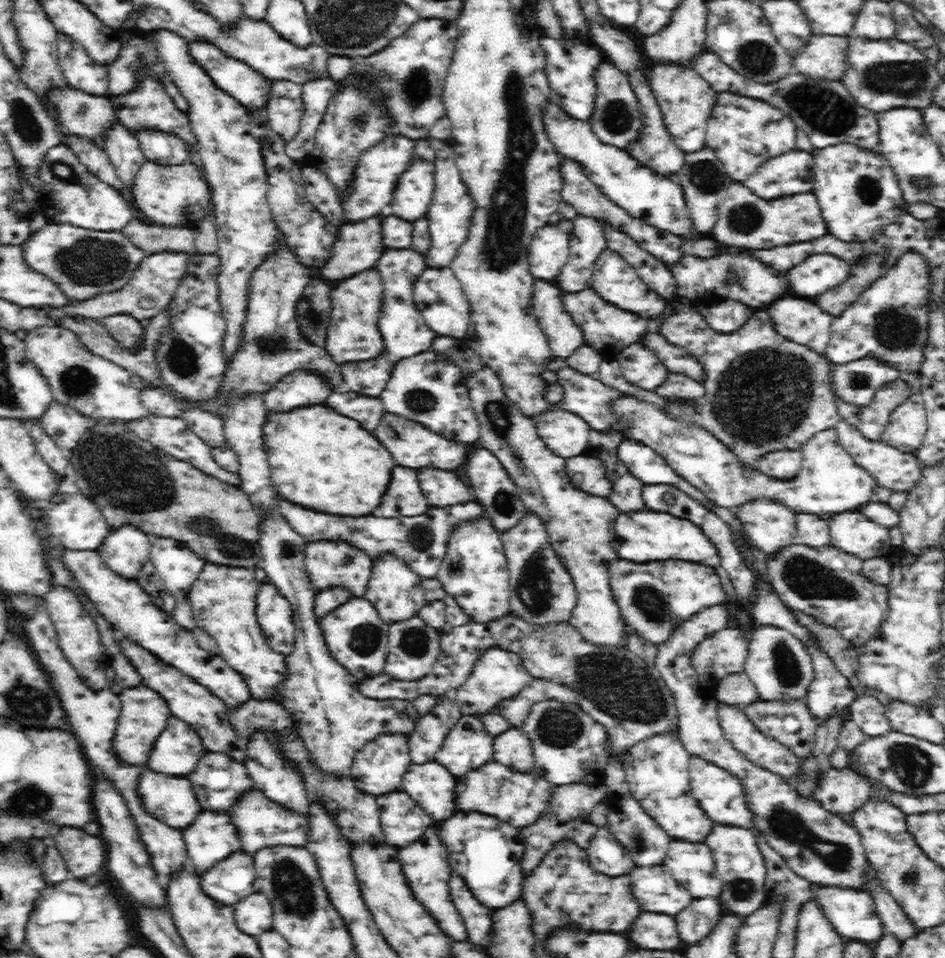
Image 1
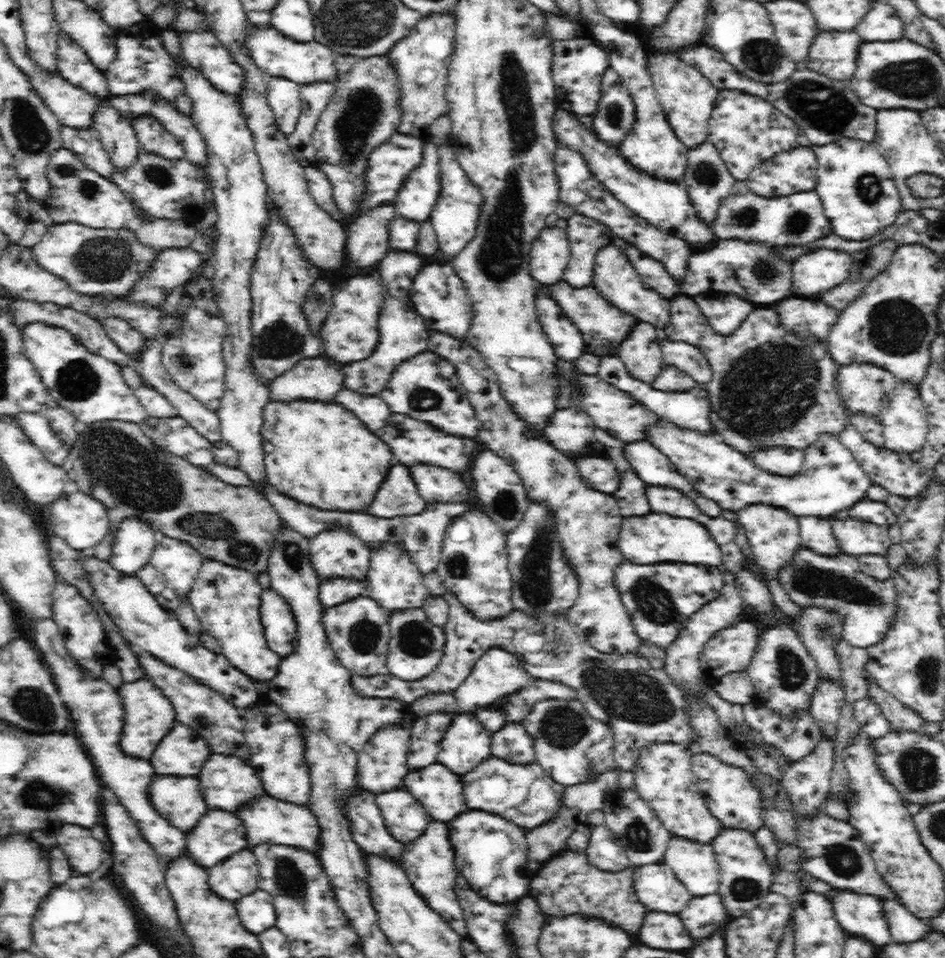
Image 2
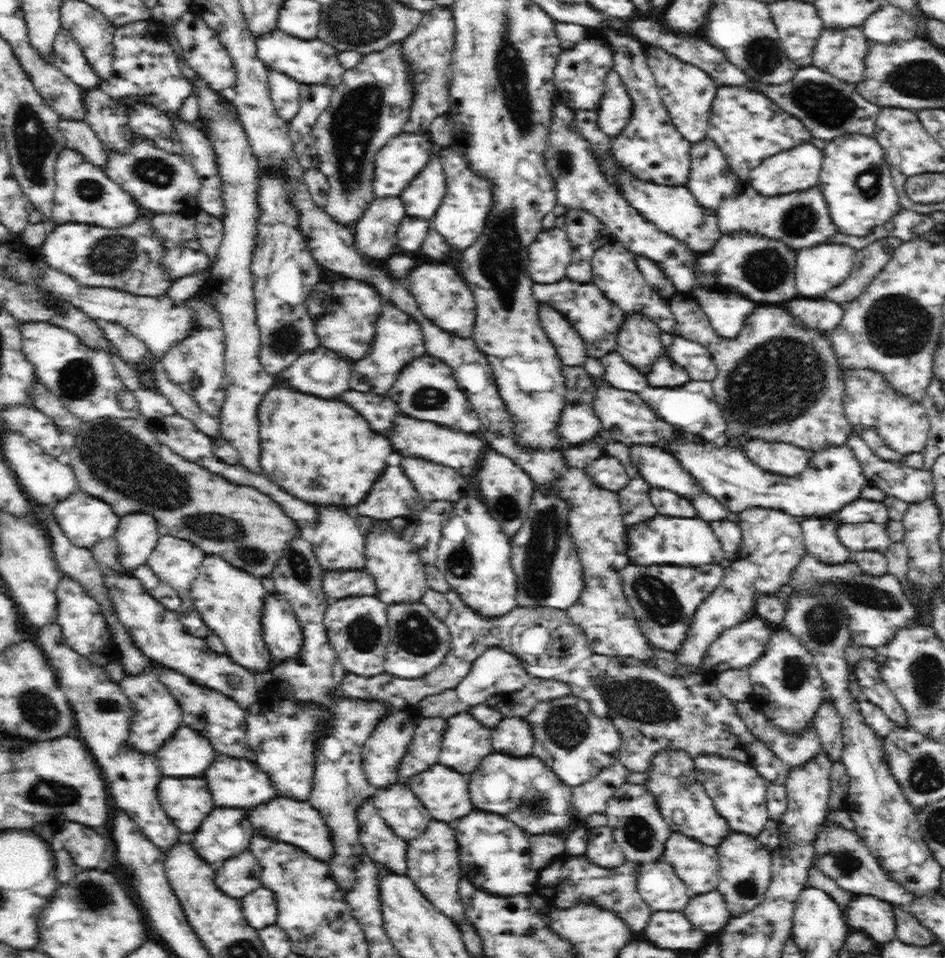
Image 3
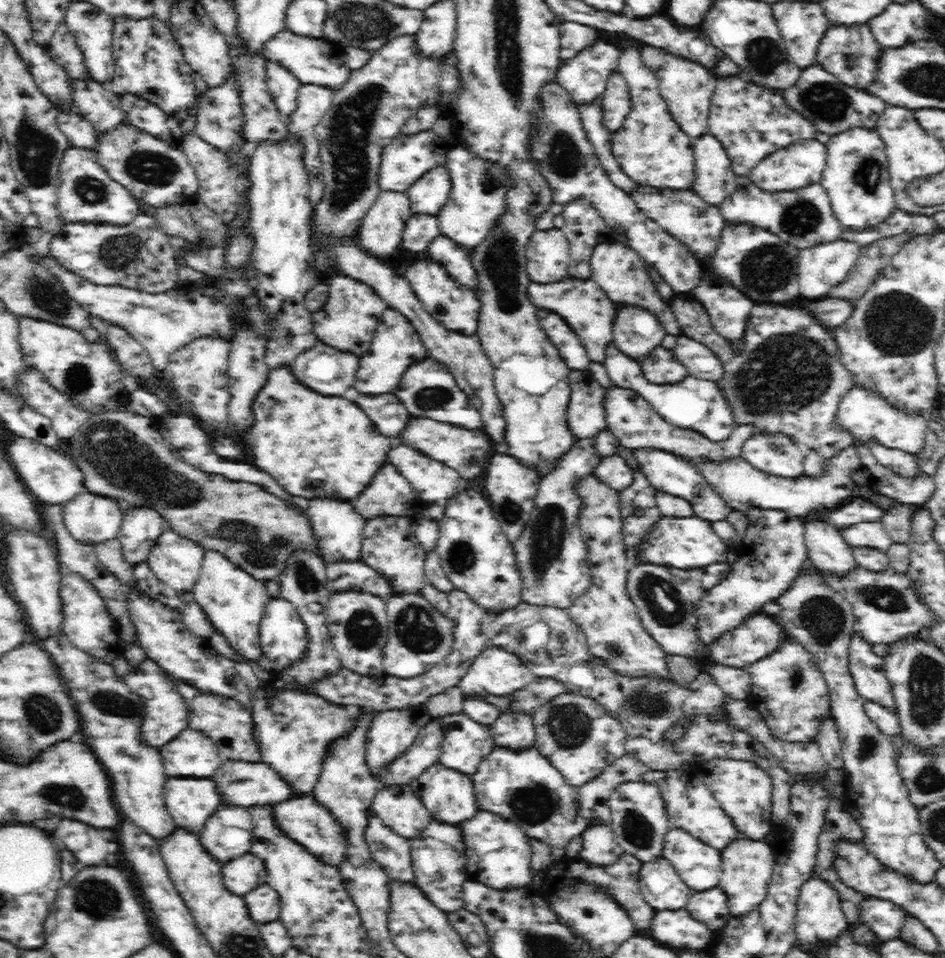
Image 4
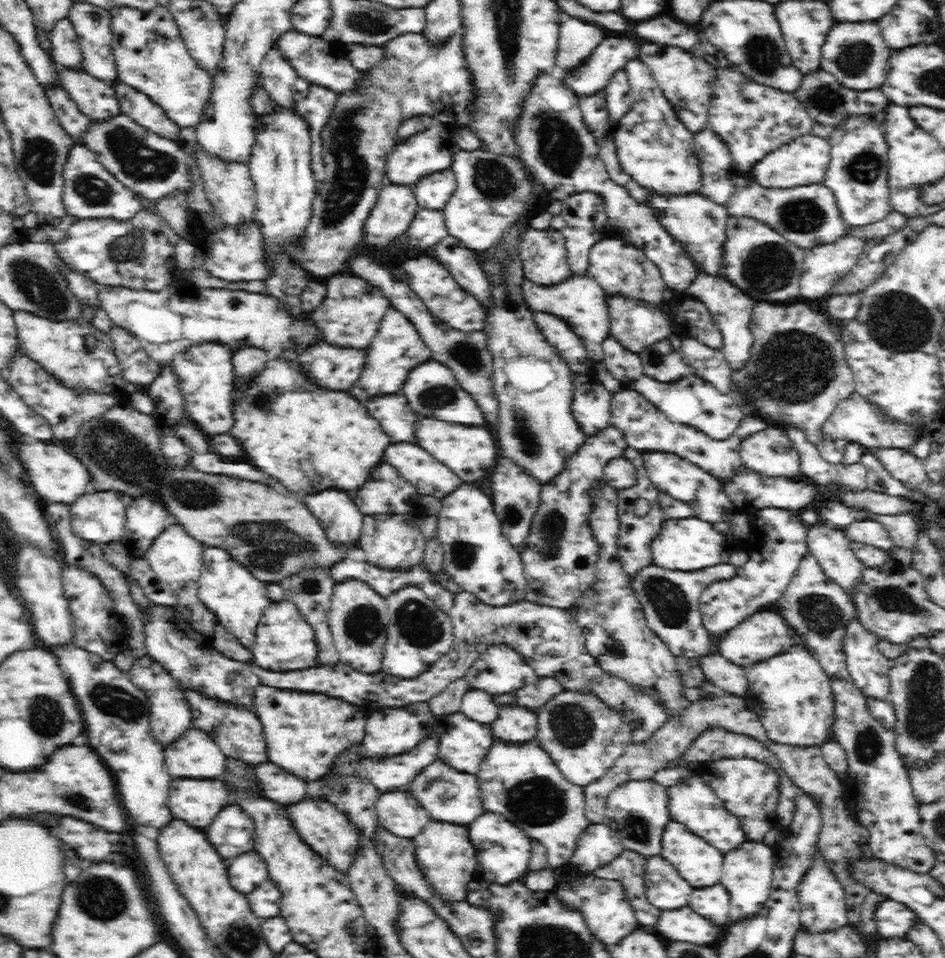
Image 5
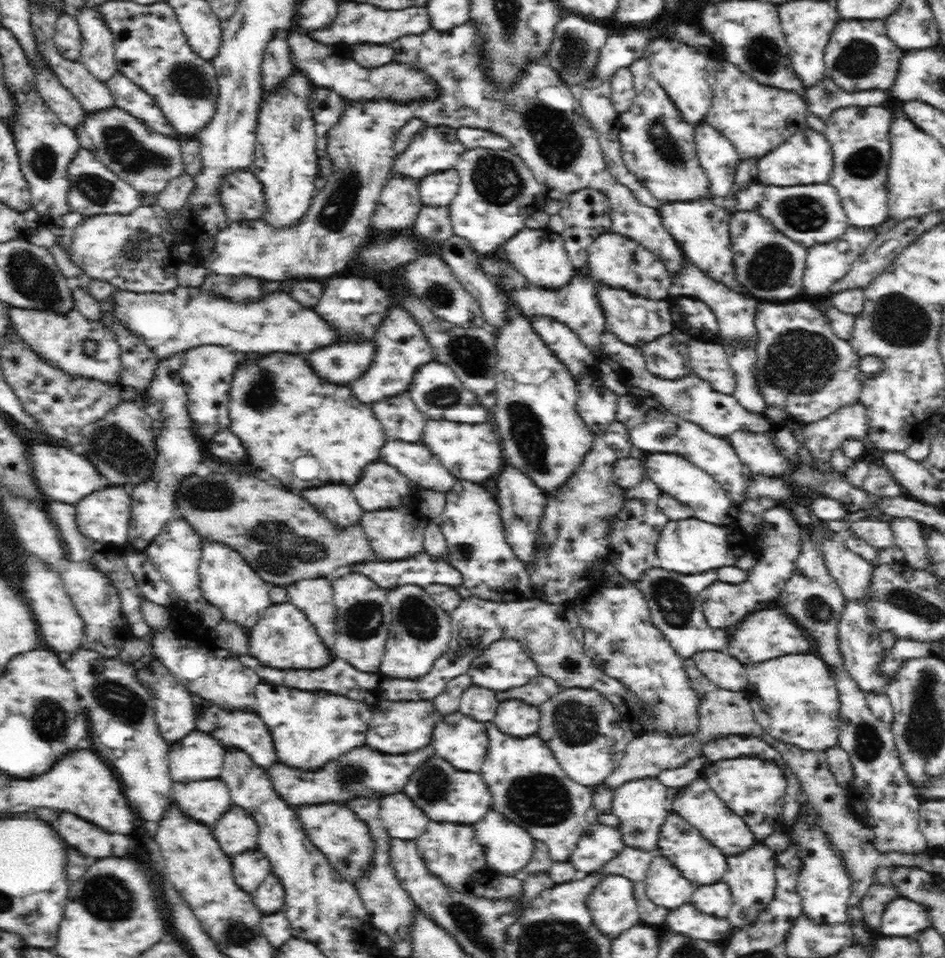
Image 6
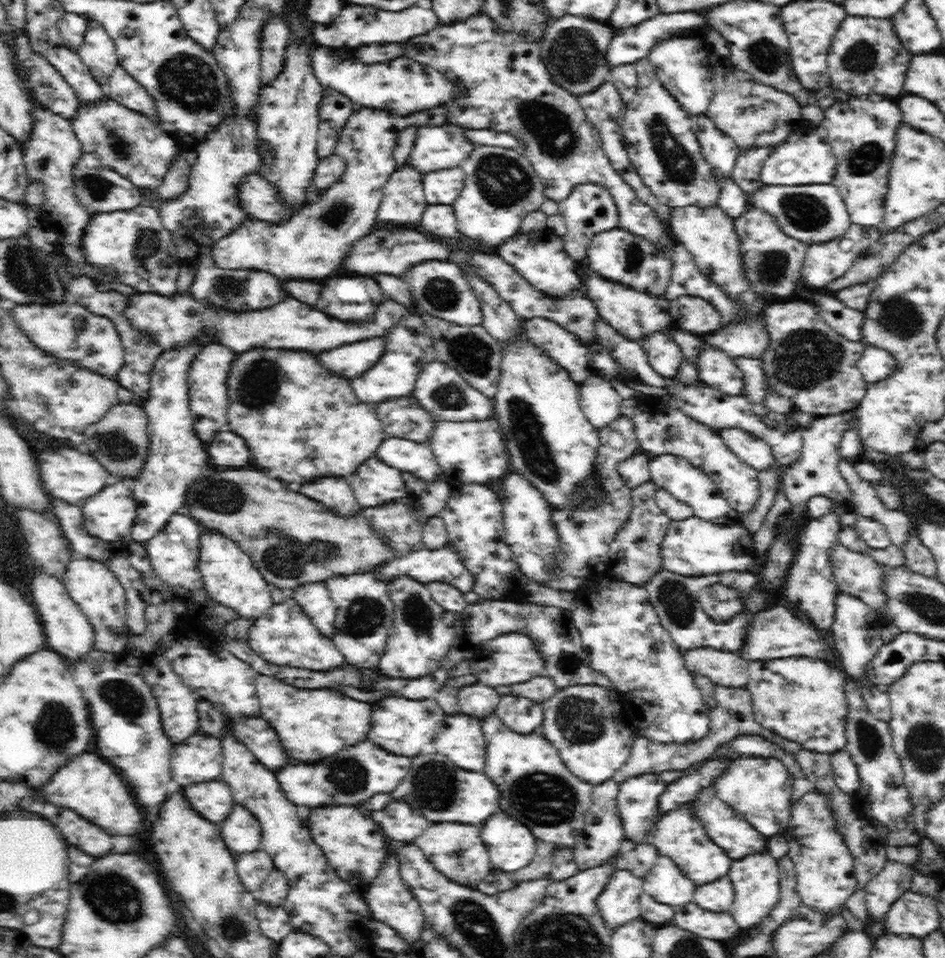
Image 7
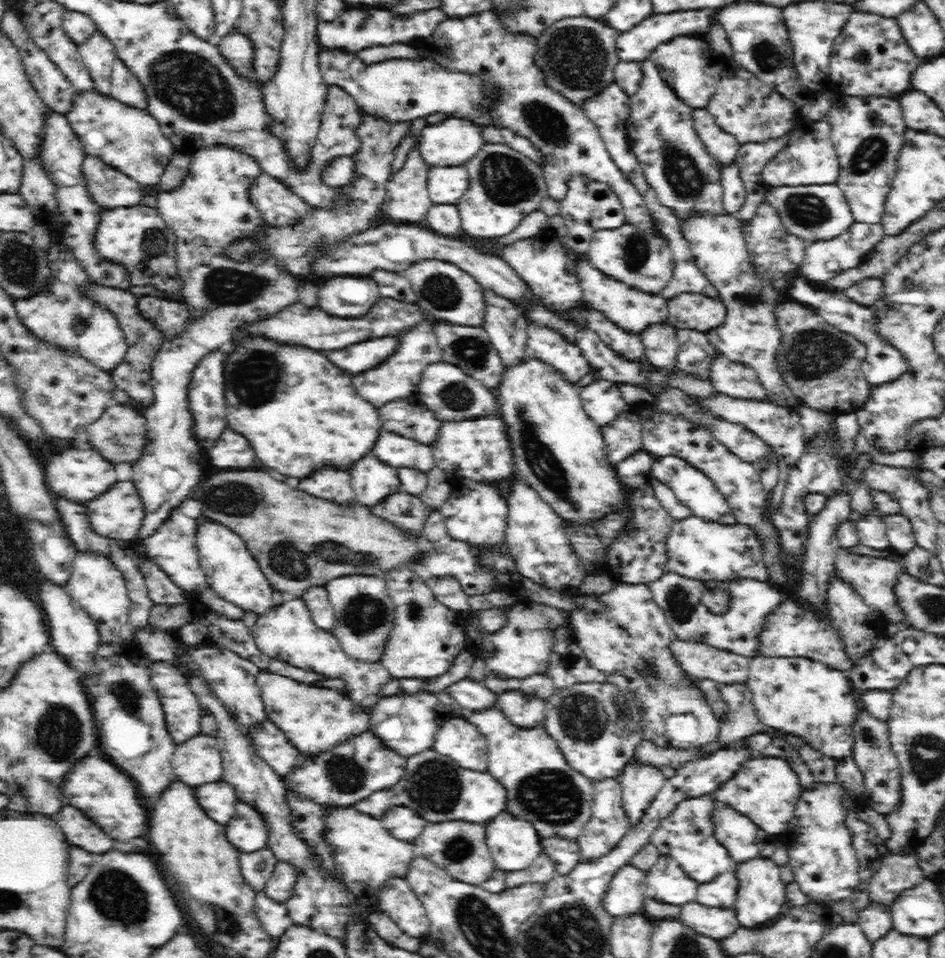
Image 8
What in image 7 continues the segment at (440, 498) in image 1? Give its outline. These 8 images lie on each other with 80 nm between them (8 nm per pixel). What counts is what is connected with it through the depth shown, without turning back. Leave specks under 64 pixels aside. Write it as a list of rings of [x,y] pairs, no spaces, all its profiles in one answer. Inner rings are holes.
[[[386,438],[380,442],[376,456],[384,464],[399,471],[408,471],[426,482],[442,475],[432,450],[426,444],[416,444],[404,438]]]

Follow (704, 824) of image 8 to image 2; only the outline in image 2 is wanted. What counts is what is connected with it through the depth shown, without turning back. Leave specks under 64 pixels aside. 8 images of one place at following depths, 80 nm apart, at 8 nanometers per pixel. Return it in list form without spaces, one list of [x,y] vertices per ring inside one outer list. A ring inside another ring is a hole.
[[[673,835],[668,841],[664,860],[694,896],[717,893],[720,875],[711,844],[702,844]]]

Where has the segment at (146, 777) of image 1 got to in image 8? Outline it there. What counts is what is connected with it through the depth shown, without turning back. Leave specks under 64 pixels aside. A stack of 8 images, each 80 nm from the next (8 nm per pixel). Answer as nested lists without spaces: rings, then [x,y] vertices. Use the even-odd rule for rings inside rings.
[[[222,781],[201,785],[198,794],[200,794],[200,804],[204,804],[202,808],[208,812],[208,816],[220,820],[220,824],[224,825],[224,822],[236,816],[236,806],[240,800],[232,784]]]

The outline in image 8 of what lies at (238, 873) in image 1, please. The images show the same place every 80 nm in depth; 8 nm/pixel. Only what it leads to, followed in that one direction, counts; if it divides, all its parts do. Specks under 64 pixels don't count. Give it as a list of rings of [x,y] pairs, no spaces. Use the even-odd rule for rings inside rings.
[[[268,847],[256,852],[242,853],[240,856],[242,875],[256,891],[263,889],[264,884],[272,878],[277,862],[274,852]]]

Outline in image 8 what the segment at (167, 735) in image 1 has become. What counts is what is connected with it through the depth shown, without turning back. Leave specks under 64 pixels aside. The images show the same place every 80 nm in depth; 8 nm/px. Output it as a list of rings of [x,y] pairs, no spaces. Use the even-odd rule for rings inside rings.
[[[202,735],[187,740],[186,744],[177,746],[171,761],[174,764],[173,767],[176,768],[174,770],[175,778],[188,780],[188,784],[192,784],[192,786],[201,786],[208,784],[208,782],[218,782],[218,780],[223,781],[223,760],[216,737]]]

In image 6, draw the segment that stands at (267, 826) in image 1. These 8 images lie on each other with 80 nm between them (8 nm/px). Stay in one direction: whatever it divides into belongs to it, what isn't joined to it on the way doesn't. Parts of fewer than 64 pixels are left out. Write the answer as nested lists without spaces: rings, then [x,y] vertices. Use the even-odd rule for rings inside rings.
[[[326,803],[300,806],[297,811],[309,839],[349,883],[356,885],[356,882],[364,878],[366,872],[375,866],[377,842],[372,837],[370,825],[360,819],[354,809],[342,803]]]

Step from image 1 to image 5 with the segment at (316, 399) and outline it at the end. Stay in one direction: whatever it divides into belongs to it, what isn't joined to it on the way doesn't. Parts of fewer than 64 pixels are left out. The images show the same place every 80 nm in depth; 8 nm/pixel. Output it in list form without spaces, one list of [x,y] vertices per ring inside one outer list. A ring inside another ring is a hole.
[[[323,341],[297,355],[296,360],[316,384],[332,390],[348,390],[360,378],[366,356],[366,348],[338,348]]]

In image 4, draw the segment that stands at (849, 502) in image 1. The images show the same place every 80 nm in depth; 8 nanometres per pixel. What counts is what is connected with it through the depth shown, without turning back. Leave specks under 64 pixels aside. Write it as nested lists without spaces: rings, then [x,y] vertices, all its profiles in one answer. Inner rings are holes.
[[[856,443],[844,450],[840,450],[838,456],[828,460],[828,472],[820,478],[810,478],[804,474],[798,478],[784,478],[772,476],[754,468],[741,456],[733,460],[726,460],[720,464],[711,462],[693,462],[699,468],[704,477],[718,489],[720,496],[736,511],[746,513],[749,509],[758,507],[804,516],[816,510],[829,510],[846,503],[856,494],[856,486],[850,480],[851,472],[861,465],[860,455]]]

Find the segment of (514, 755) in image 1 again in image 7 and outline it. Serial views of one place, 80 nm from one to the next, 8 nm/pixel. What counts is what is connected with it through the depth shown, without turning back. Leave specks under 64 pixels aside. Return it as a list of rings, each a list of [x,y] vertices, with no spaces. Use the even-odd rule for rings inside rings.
[[[499,695],[496,715],[515,732],[526,734],[543,724],[543,706],[522,696]]]

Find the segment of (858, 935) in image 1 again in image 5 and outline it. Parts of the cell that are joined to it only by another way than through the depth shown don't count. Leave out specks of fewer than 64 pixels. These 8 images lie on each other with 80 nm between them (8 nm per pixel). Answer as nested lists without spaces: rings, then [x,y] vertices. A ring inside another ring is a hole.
[[[886,900],[876,908],[877,934],[882,939],[905,938],[912,928],[921,924],[918,913],[907,904]]]

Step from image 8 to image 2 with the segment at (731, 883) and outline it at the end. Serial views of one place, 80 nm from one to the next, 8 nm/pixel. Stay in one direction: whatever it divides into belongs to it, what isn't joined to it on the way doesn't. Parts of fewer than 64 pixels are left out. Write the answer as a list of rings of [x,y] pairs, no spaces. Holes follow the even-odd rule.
[[[718,893],[692,898],[680,916],[684,916],[684,925],[697,939],[708,938],[722,930],[731,918]]]

